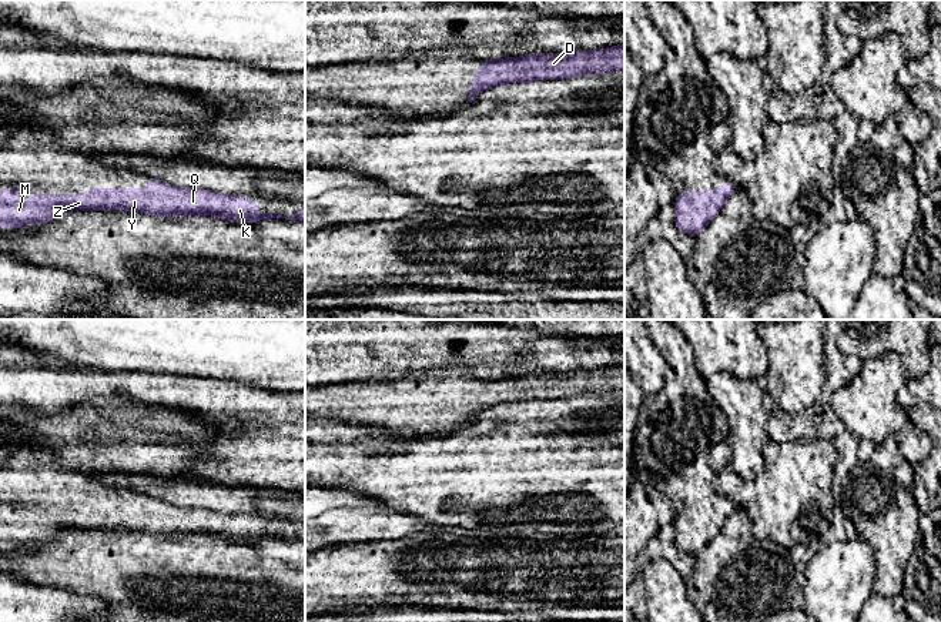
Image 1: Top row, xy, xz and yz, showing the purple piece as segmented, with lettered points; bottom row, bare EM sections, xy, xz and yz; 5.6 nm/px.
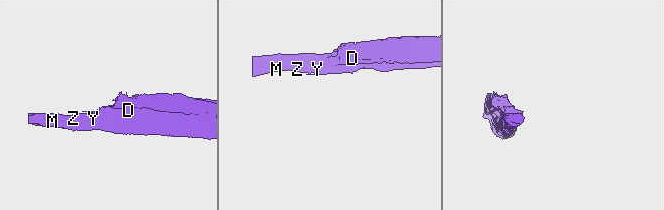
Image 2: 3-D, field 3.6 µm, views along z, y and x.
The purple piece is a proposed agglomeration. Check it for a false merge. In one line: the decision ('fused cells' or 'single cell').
single cell

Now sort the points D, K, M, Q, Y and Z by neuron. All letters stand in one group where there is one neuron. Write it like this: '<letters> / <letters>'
D K M Q Y Z

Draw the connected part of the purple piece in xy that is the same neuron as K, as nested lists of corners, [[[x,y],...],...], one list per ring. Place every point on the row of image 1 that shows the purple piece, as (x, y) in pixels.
[[[151,177],[148,187],[87,188],[84,194],[34,194],[17,188],[0,190],[0,228],[51,223],[66,210],[128,211],[178,218],[212,215],[230,223],[258,223],[262,218],[287,218],[305,223],[305,207],[292,215],[261,211],[252,197],[222,194],[214,190],[171,185]]]

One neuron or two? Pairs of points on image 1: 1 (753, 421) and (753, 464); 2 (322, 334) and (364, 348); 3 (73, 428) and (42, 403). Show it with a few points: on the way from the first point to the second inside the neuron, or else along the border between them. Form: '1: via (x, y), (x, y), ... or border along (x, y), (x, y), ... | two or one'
1: via (753, 431), (753, 454) | one
2: via (331, 344), (337, 350), (354, 350) | one
3: border along (86, 401), (54, 413), (32, 408) | two

